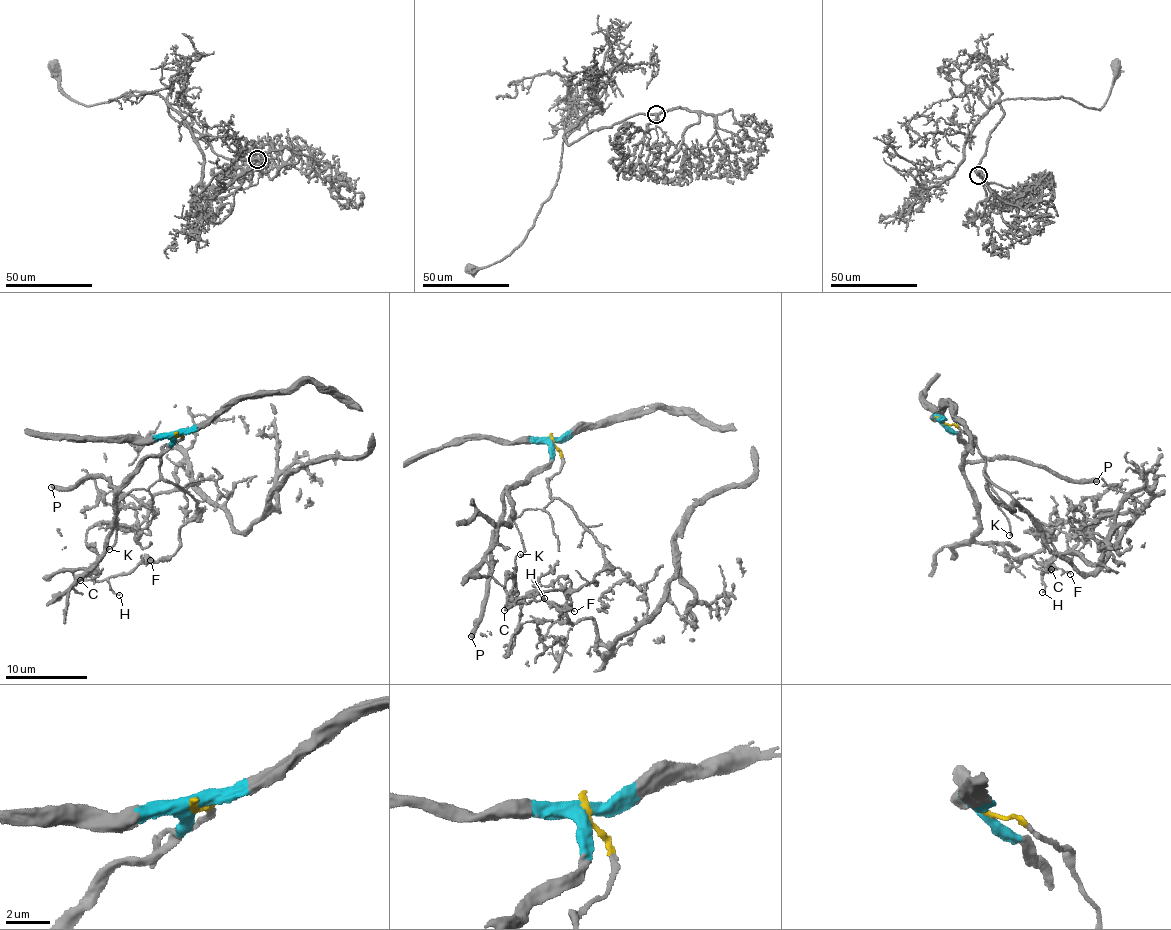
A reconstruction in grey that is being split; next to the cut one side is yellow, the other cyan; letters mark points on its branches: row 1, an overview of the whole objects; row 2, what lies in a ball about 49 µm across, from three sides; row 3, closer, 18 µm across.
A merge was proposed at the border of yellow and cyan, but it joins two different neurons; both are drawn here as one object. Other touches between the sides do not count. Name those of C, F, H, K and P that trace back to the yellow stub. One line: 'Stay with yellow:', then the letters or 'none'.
Stay with yellow: C, F, H, K

